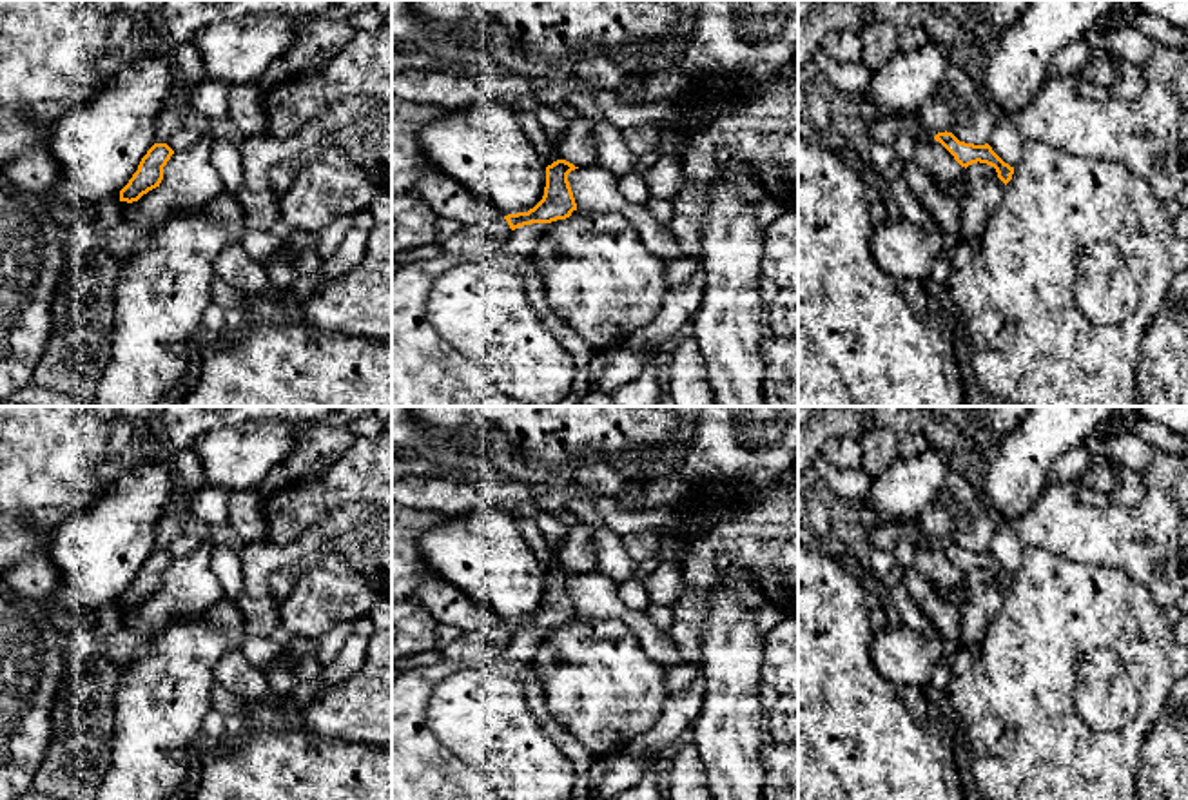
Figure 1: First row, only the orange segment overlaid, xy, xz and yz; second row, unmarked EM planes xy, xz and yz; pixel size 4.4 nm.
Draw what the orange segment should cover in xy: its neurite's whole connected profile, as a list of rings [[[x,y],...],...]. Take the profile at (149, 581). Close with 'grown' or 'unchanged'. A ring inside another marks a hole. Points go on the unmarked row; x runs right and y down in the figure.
[[[154,550],[141,564],[138,577],[129,590],[120,597],[120,608],[138,608],[149,597],[160,593],[163,586],[163,573],[174,557],[167,550]]]; unchanged

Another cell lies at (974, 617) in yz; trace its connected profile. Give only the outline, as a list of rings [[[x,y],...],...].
[[[972,570],[965,575],[967,604],[959,606],[959,646],[970,649],[979,642],[990,620],[1001,608],[1005,590],[994,573]]]

